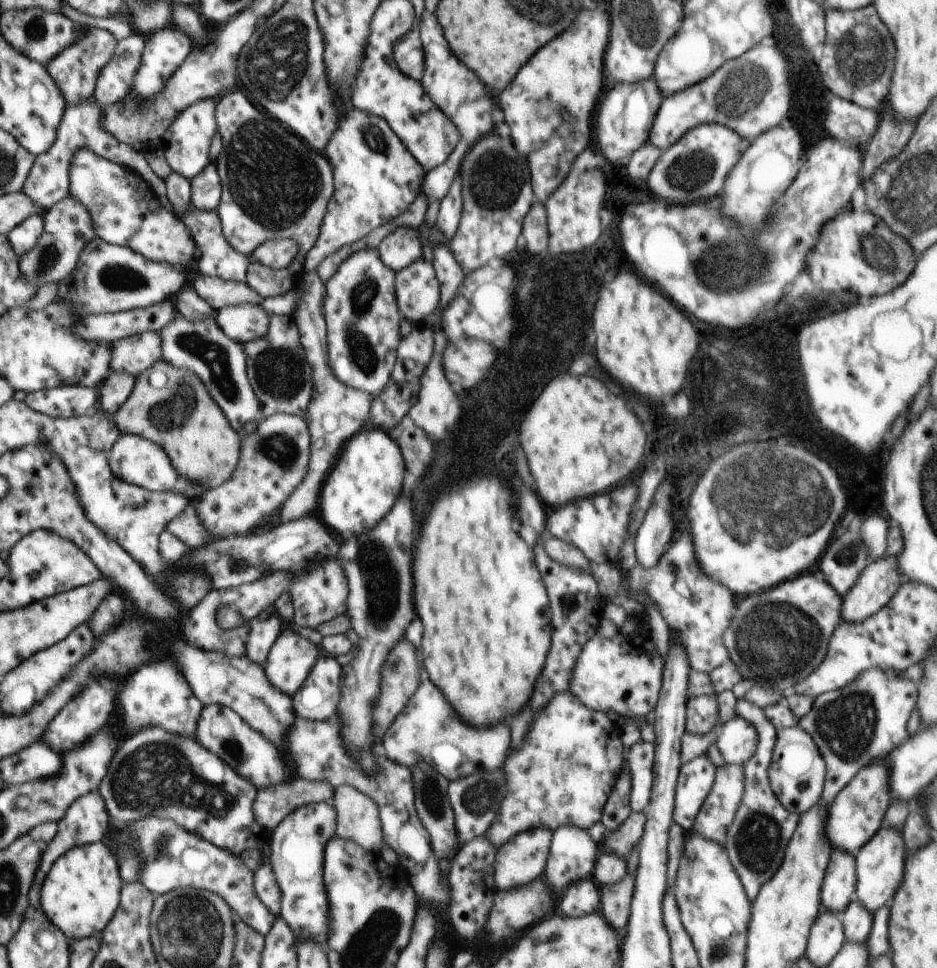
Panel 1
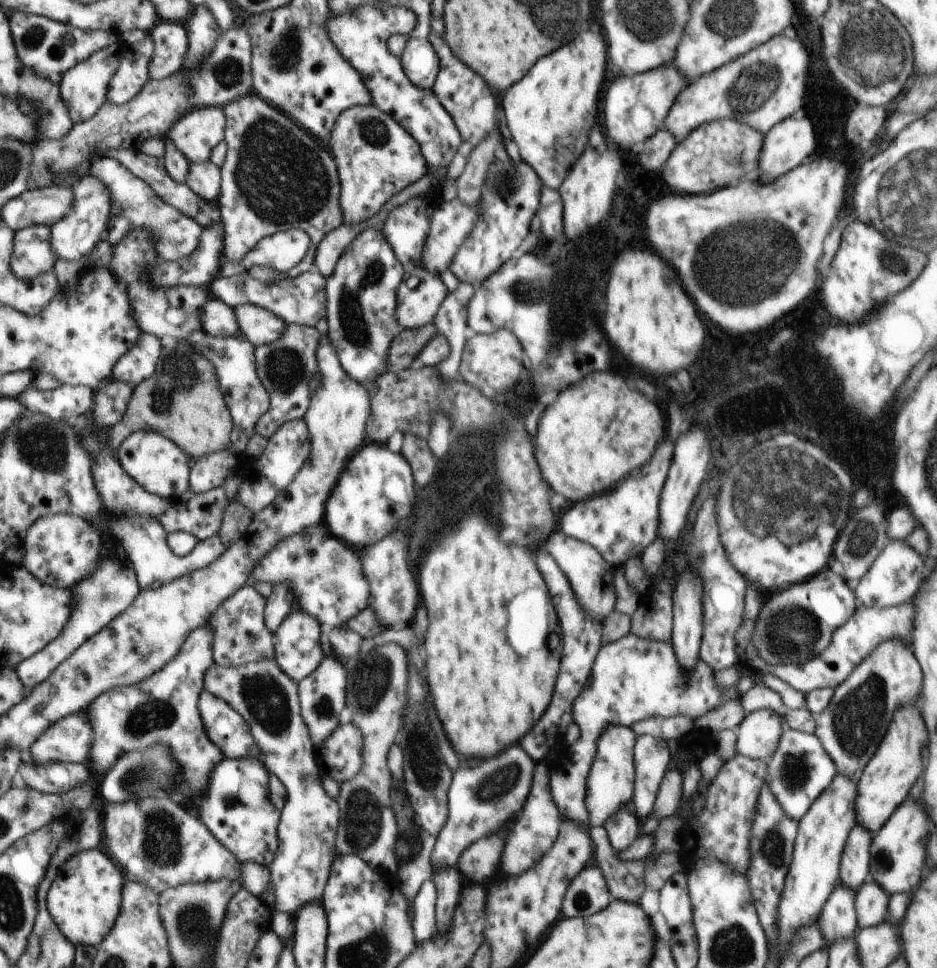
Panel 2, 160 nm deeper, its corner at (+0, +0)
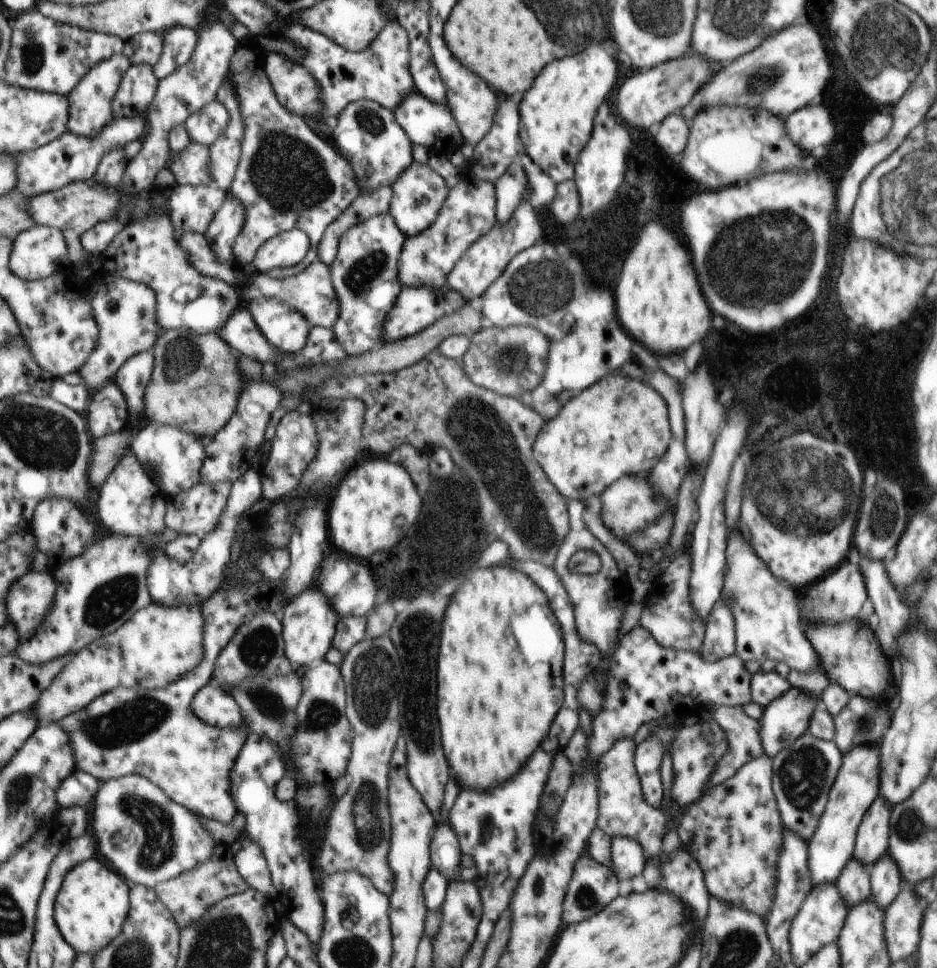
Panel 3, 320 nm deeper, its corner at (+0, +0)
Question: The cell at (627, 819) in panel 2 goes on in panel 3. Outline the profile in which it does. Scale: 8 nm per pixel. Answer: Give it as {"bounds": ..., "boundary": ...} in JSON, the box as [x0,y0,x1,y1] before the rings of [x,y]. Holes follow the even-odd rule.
{"bounds":[611,838,647,882],"boundary":[[[633,838],[611,840],[611,868],[620,882],[630,882],[643,874],[647,864],[644,849]]]}

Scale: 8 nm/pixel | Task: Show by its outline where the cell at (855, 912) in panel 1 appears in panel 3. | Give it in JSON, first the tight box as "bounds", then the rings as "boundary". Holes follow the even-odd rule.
{"bounds":[870,852,901,910],"boundary":[[[888,852],[872,864],[870,870],[871,896],[875,903],[886,910],[901,891],[901,872]]]}

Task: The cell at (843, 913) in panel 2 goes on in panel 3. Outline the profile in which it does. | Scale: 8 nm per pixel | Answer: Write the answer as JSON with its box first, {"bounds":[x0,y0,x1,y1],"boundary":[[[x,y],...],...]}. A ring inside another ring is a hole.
{"bounds":[836,856,871,910],"boundary":[[[852,856],[839,874],[836,884],[843,901],[846,901],[847,910],[871,896],[870,868]]]}

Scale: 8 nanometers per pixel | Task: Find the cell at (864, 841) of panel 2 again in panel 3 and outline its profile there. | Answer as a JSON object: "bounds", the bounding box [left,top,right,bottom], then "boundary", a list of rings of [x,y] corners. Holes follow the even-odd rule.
{"bounds":[853,797,891,866],"boundary":[[[876,797],[858,827],[853,856],[872,866],[889,849],[891,804]]]}

